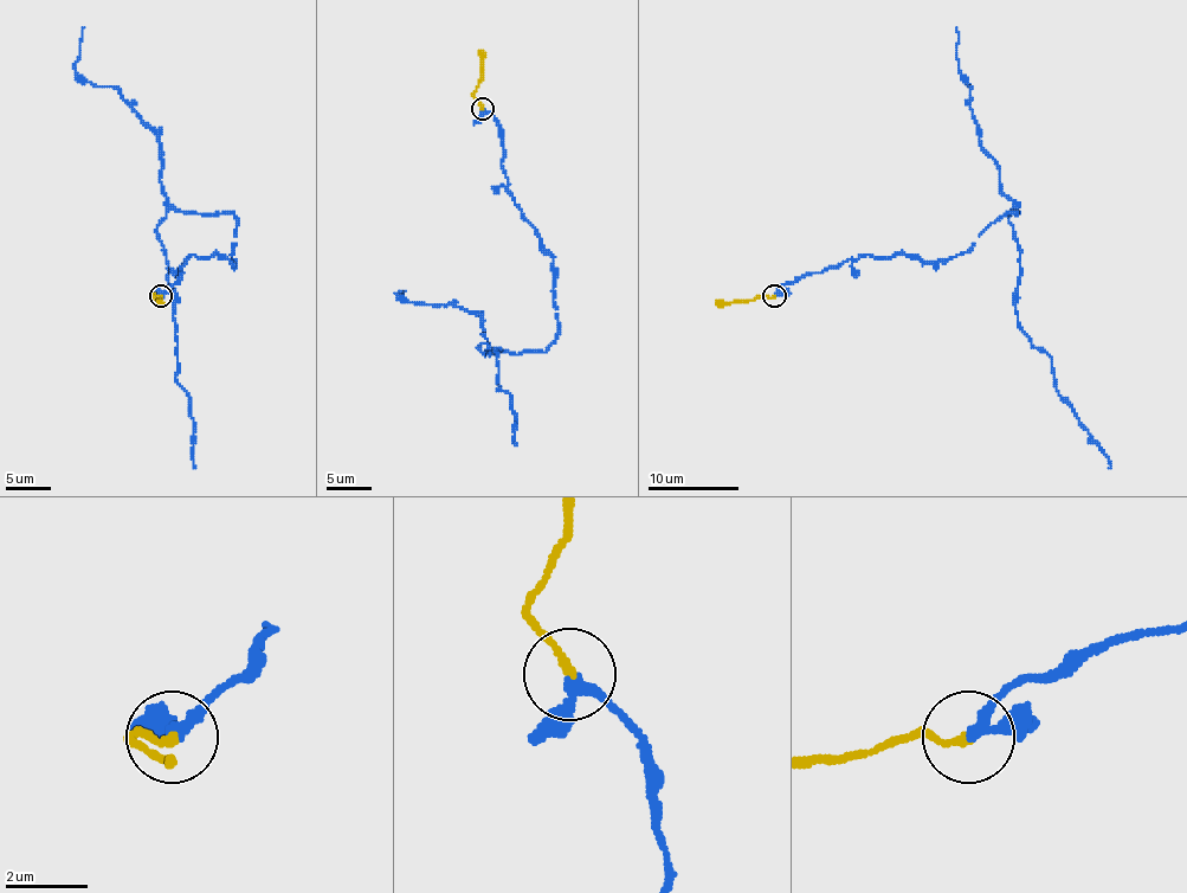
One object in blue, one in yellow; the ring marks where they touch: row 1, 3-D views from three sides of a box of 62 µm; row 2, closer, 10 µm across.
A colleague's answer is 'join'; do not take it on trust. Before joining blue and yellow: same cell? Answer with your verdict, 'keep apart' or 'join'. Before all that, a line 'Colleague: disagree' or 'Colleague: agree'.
Colleague: agree
join

